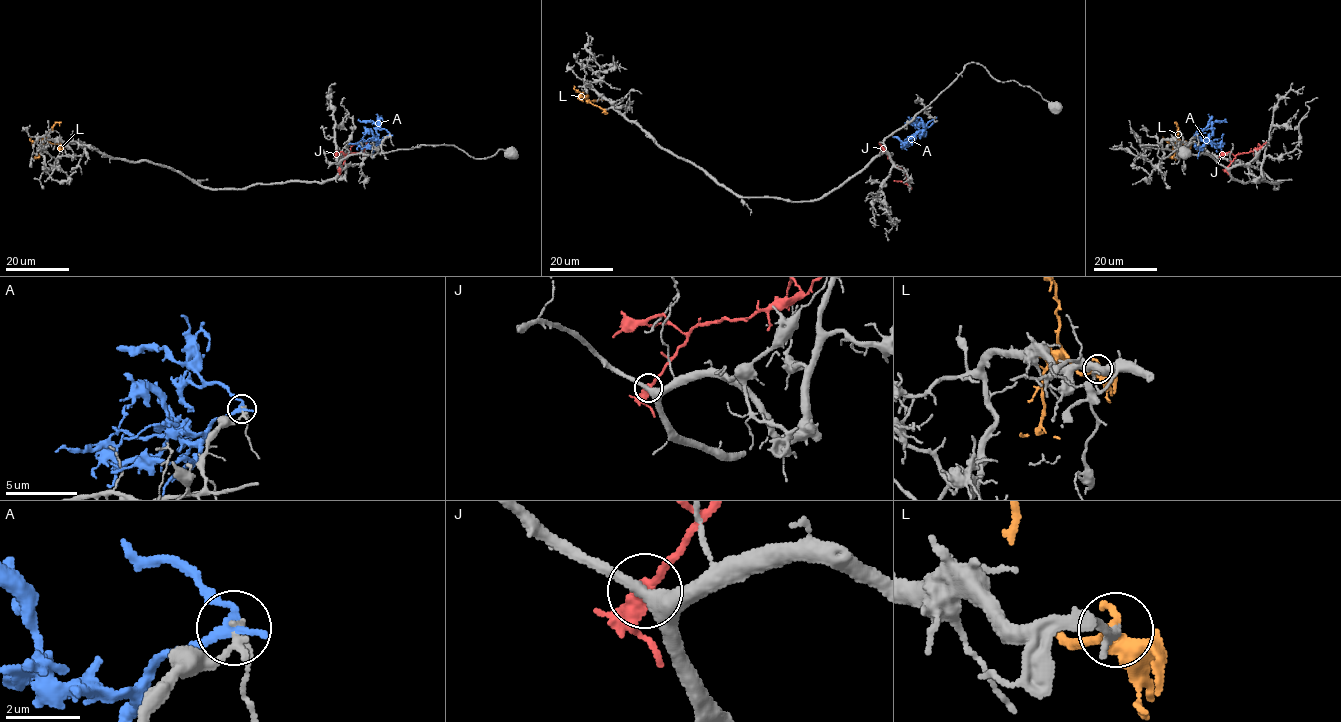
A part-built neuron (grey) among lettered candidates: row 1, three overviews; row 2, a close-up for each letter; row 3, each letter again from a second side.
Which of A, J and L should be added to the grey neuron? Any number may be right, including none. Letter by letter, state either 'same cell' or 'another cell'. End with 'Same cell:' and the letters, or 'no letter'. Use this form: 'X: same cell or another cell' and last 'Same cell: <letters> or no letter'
A: another cell
J: another cell
L: same cell
Same cell: L

